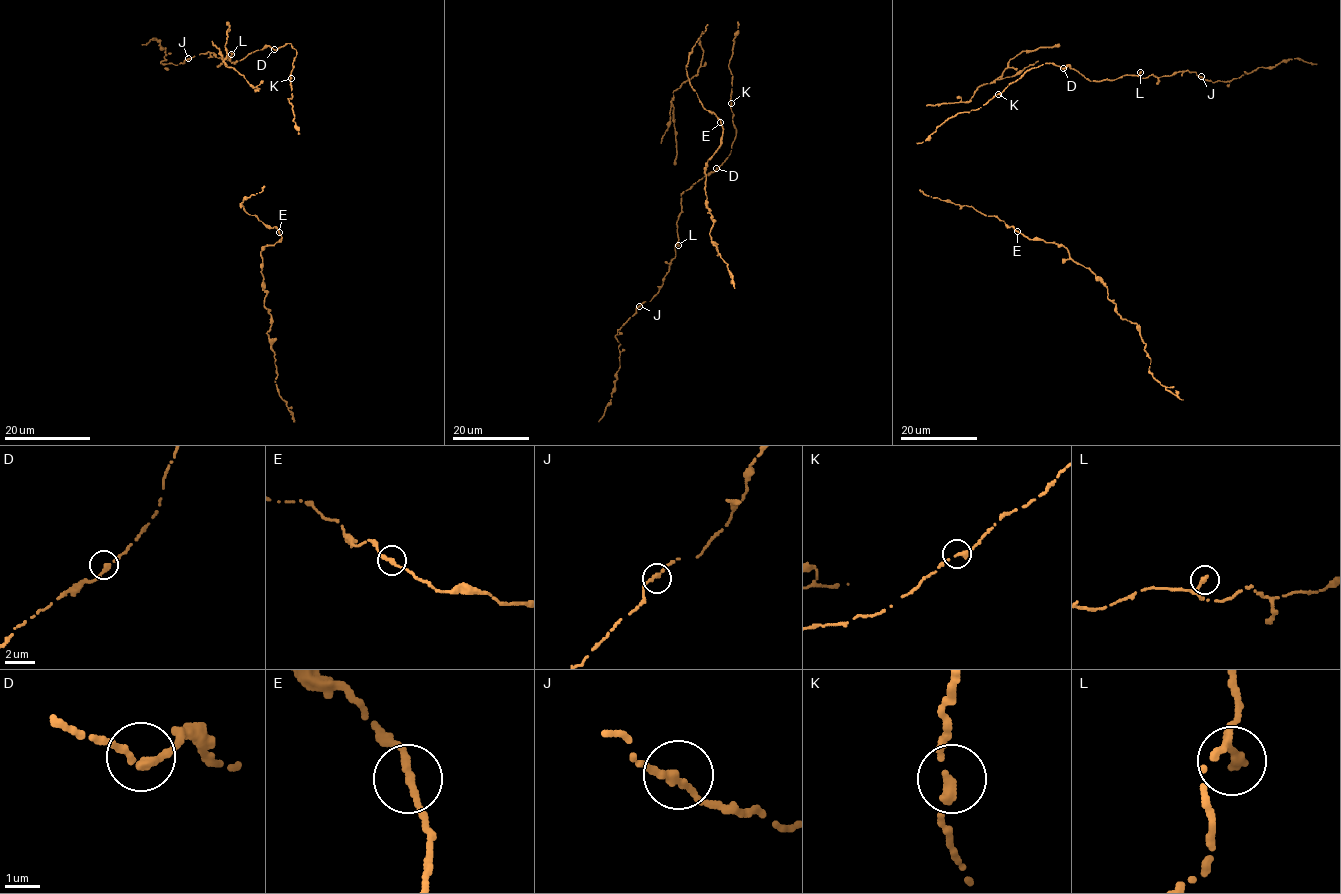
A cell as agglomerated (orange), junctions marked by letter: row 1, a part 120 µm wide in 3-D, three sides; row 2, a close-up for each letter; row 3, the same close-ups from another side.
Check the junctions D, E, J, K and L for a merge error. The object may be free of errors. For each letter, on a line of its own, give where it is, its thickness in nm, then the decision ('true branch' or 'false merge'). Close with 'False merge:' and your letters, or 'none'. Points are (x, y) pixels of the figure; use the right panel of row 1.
D: (1063, 68) | 240 nm | true branch
E: (1017, 231) | 240 nm | true branch
J: (1201, 76) | 240 nm | true branch
K: (998, 94) | 240 nm | true branch
L: (1140, 72) | 240 nm | true branch
False merge: none

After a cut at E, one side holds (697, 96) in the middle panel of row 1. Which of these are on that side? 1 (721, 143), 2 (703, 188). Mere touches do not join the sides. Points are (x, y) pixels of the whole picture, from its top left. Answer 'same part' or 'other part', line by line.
1: other part
2: other part

